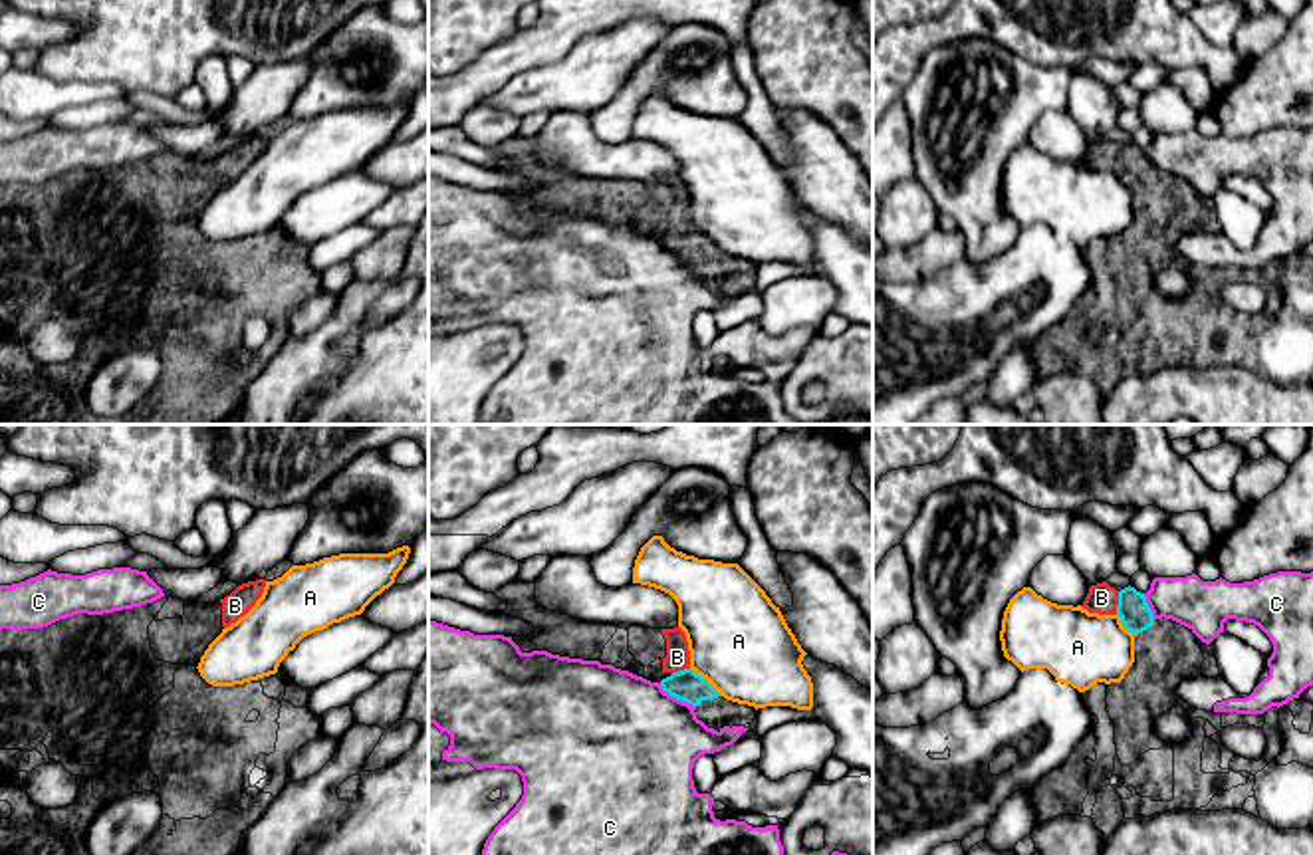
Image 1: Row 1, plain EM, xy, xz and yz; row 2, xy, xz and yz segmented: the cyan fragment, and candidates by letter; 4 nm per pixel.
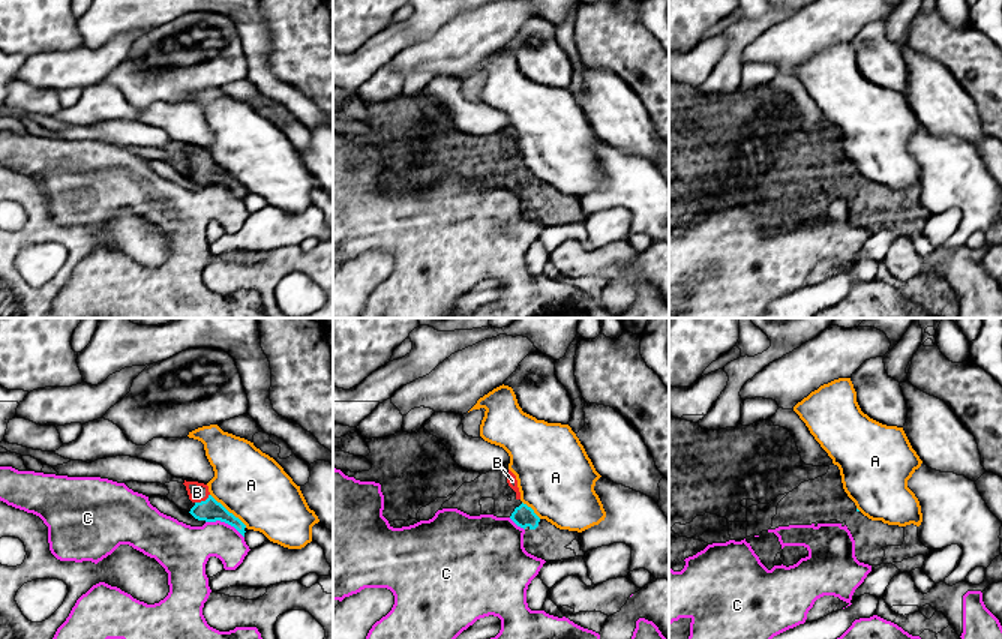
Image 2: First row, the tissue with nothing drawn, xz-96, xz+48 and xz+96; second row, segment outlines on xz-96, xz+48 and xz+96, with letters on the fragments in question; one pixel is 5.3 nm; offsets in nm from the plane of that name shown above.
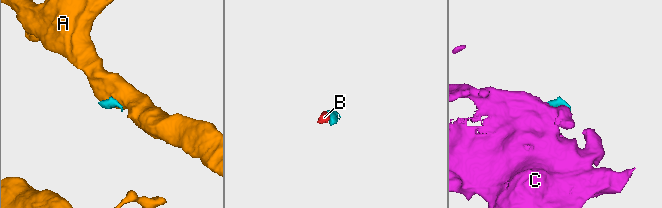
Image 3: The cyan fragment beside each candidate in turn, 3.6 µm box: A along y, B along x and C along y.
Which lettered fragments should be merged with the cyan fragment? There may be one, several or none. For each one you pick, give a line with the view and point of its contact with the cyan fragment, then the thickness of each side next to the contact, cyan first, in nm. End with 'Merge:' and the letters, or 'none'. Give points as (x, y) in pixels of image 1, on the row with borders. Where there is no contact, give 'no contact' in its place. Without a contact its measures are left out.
B: contact yz (1119, 604); calibres 130 and 120 nm
Merge: B

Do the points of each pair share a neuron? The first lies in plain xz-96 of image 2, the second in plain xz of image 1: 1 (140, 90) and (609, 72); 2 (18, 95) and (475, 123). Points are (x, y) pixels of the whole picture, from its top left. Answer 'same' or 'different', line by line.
1: different
2: same

